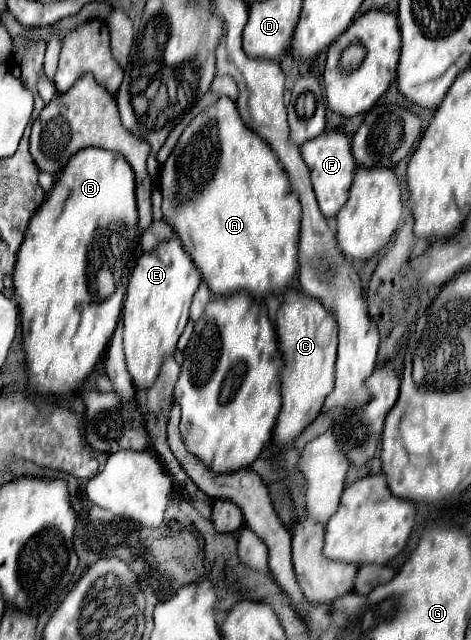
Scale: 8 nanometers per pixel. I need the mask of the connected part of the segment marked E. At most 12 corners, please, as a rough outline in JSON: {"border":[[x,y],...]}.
{"border":[[177,235],[139,257],[123,343],[135,387],[155,383],[200,272]]}

